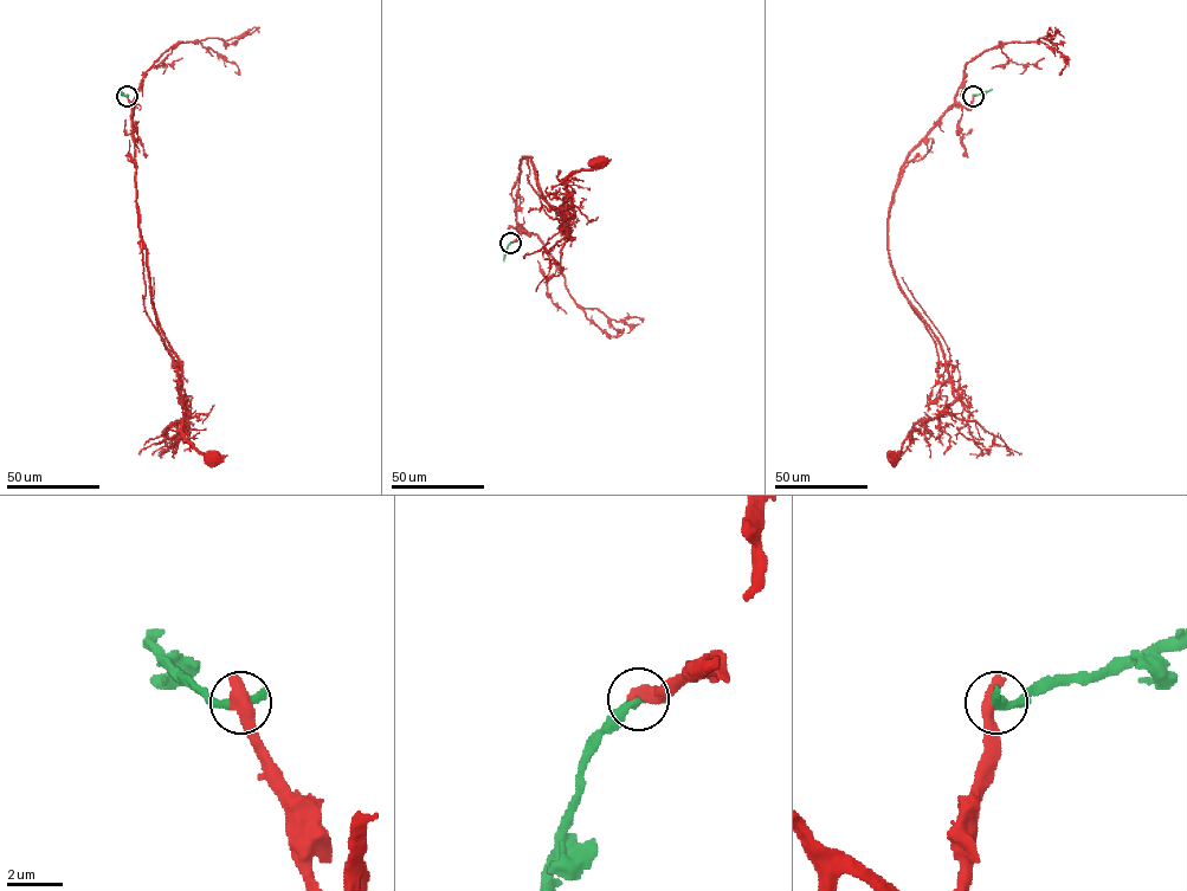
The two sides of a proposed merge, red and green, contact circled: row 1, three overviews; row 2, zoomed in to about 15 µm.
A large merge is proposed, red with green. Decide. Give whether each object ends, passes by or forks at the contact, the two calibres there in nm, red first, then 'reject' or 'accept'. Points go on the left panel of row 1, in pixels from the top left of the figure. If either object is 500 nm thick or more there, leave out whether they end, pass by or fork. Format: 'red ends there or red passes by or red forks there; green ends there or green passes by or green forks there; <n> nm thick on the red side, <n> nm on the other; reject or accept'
600 nm thick on the red side, 400 nm on the other; reject

